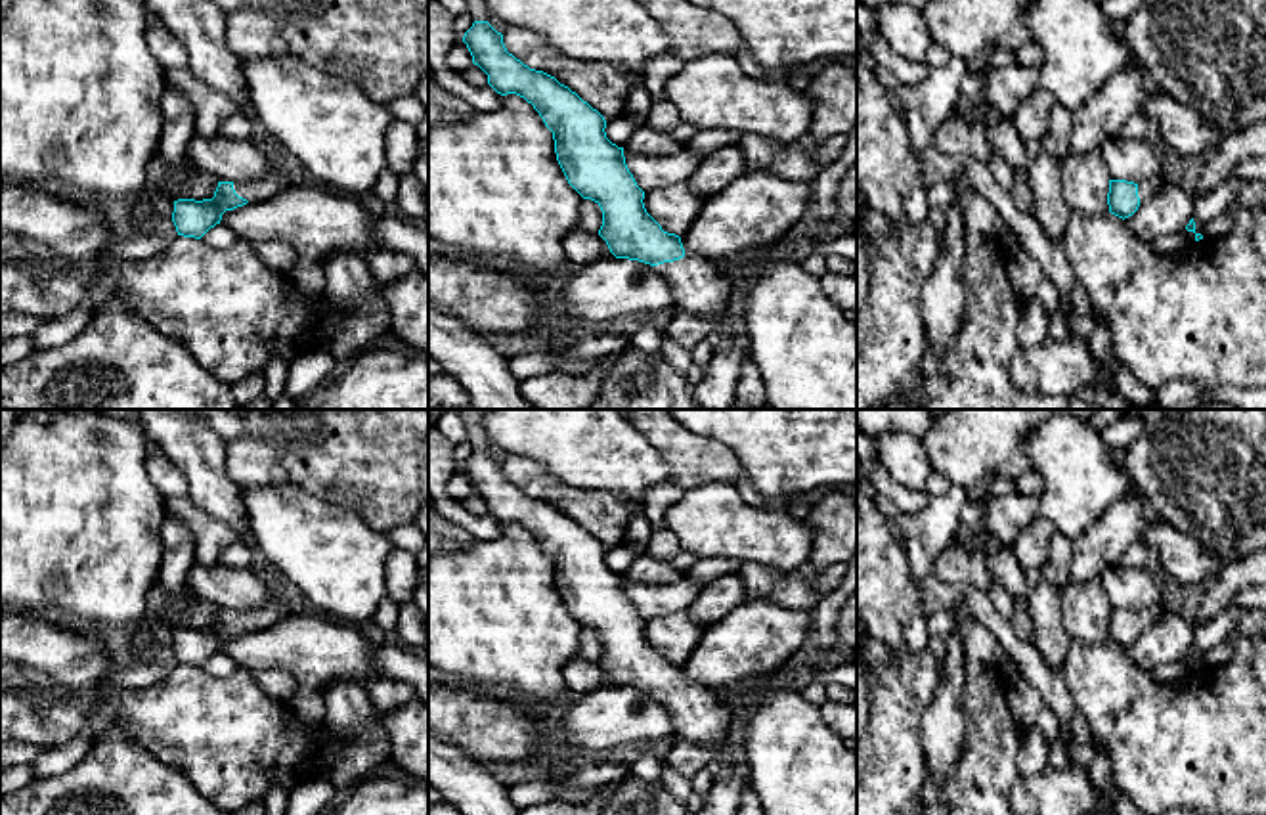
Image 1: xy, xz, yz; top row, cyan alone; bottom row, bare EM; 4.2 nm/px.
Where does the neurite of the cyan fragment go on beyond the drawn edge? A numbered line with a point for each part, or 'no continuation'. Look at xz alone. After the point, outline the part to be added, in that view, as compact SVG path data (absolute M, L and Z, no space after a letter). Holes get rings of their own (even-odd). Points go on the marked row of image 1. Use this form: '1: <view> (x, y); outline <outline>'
1: xz (698, 287); outline M694 254L658 264L656 270L671 287L675 312L688 312L711 321L713 346L734 333L736 312L731 297L736 279L721 274L709 258Z

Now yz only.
1: yz (1150, 186); outline M1174 168L1153 174L1142 182L1138 182L1138 197L1140 201L1149 199L1155 195L1161 187L1168 186L1172 180L1178 180Z

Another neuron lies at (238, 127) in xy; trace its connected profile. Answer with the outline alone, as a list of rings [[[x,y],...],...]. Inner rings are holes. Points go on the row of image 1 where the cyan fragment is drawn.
[[[243,111],[228,117],[220,128],[218,136],[231,138],[231,140],[251,140],[252,136],[252,119],[249,119]]]

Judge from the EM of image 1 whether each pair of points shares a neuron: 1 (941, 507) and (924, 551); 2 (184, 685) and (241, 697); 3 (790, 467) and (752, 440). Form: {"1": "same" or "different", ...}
{"1": "same", "2": "same", "3": "same"}

